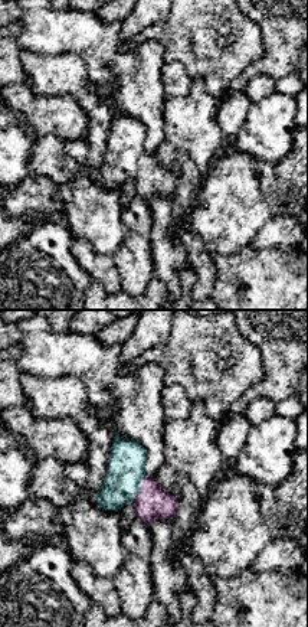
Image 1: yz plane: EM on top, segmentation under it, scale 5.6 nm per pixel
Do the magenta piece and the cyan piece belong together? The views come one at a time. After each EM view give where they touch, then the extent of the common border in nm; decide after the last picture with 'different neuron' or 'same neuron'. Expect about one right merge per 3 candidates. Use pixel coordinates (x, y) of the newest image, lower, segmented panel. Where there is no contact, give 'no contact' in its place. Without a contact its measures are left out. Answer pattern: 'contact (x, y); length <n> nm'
contact (141, 489); length 170 nm

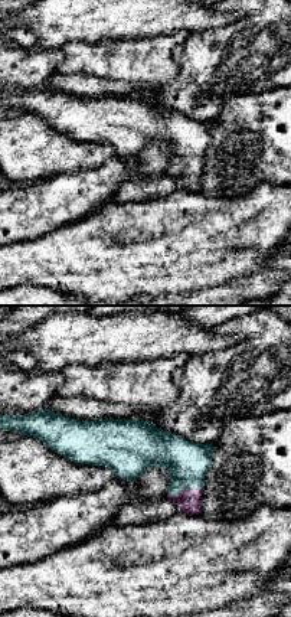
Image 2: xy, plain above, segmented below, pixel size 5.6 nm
contact (185, 489); length 200 nm

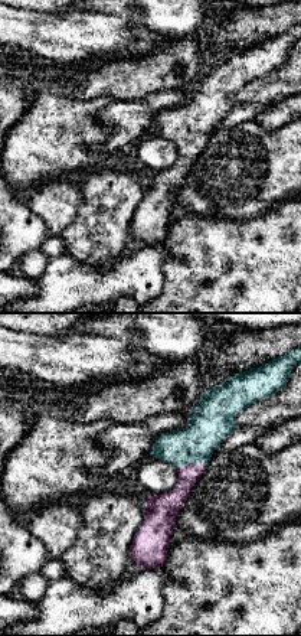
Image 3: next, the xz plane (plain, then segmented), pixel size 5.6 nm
contact (190, 465); length 160 nm

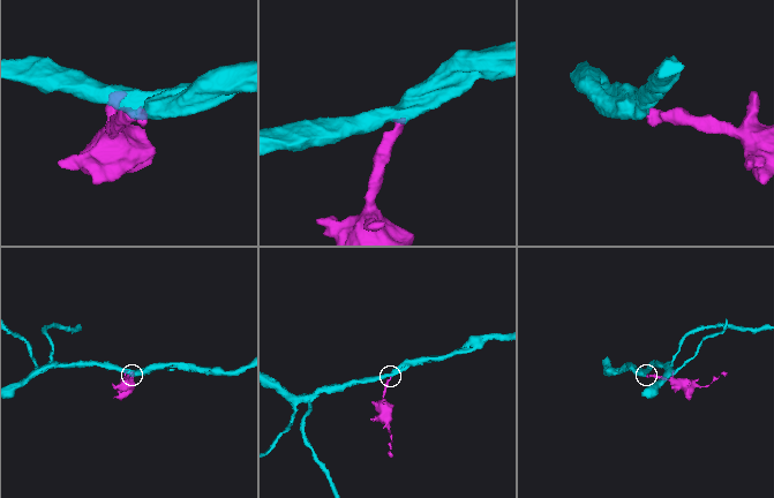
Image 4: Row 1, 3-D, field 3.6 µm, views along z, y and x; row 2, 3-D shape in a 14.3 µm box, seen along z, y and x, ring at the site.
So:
same neuron

